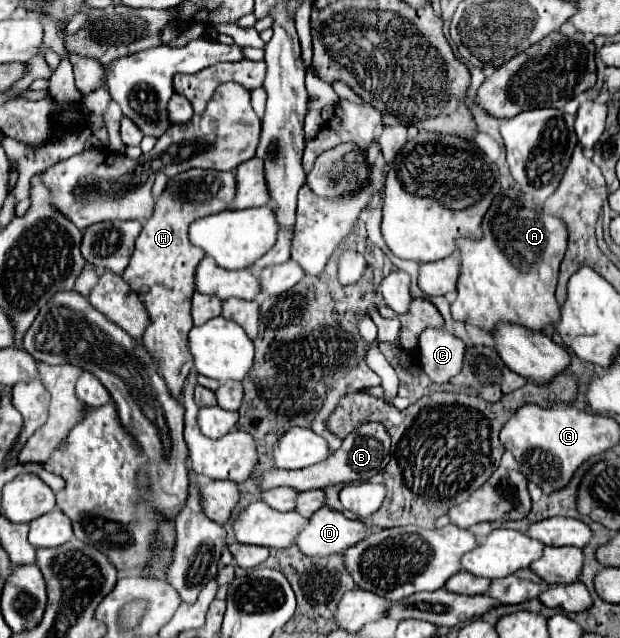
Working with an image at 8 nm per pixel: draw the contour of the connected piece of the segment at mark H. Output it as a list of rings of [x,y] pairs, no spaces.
[[[193,168],[173,176],[167,182],[165,192],[155,202],[153,216],[145,222],[131,256],[129,266],[123,272],[123,280],[139,294],[145,304],[151,324],[145,330],[143,346],[157,364],[157,372],[163,376],[173,398],[179,400],[185,378],[193,366],[191,352],[187,348],[187,332],[193,328],[191,320],[191,296],[195,292],[195,268],[203,260],[205,252],[189,242],[189,224],[197,218],[227,210],[235,198],[235,174],[219,170]]]

